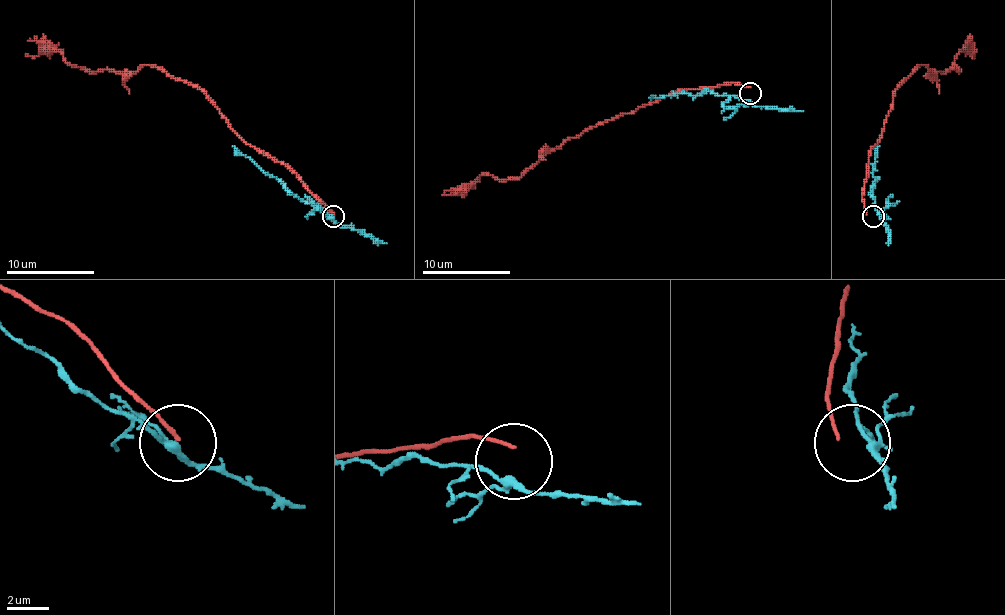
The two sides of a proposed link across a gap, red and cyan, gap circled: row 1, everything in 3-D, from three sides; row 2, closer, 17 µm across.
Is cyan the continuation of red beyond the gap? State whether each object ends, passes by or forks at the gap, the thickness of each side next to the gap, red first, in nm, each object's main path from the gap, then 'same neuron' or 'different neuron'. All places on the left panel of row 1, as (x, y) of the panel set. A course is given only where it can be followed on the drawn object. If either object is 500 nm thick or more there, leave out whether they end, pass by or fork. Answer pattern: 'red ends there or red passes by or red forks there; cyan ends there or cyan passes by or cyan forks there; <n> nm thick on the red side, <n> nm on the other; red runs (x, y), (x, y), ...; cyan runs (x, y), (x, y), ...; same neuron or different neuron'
red ends there; cyan forks there; 180 nm thick on the red side, 280 nm on the other; red runs (334, 214), (283, 164), (257, 151), (191, 84), (149, 65), (102, 71), (80, 69), (58, 51), (25, 54); cyan runs (334, 217), (325, 217), (292, 195), (232, 146); different neuron

